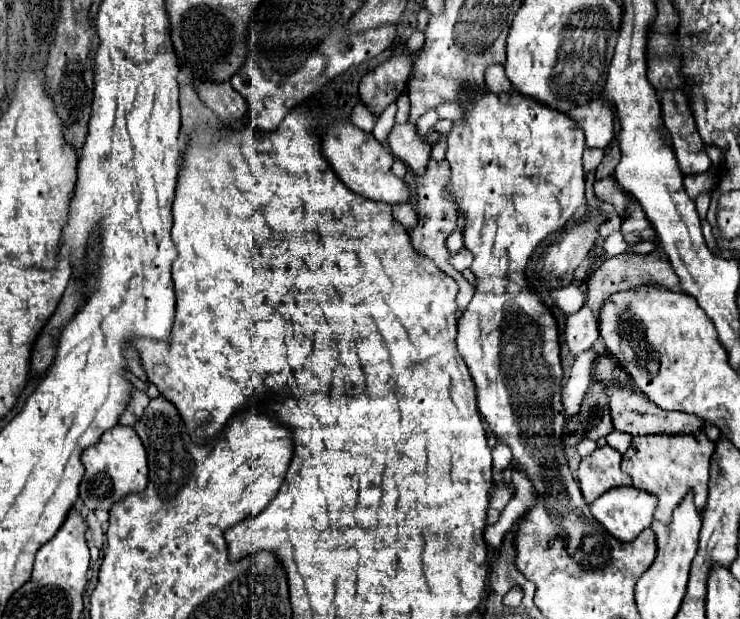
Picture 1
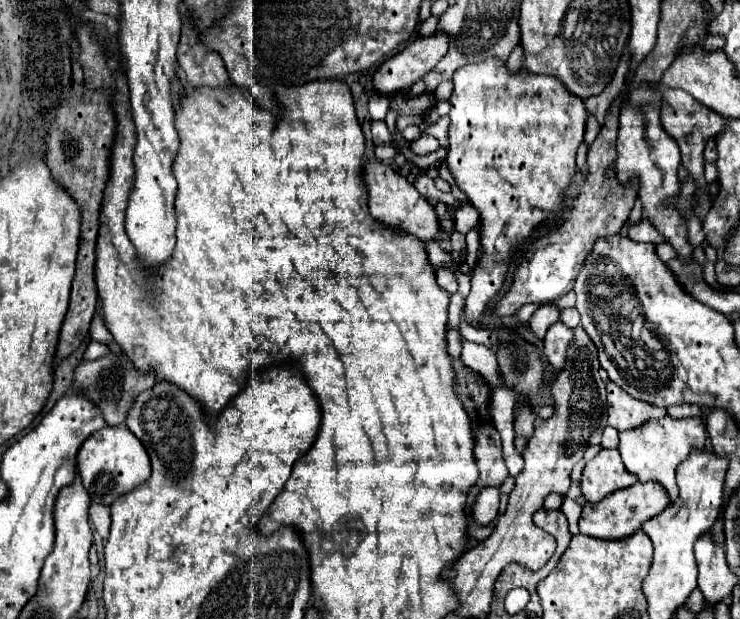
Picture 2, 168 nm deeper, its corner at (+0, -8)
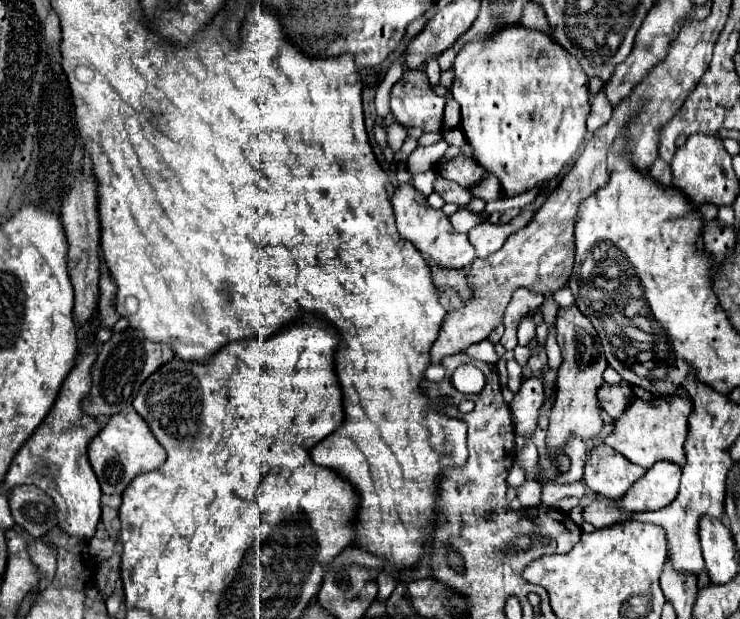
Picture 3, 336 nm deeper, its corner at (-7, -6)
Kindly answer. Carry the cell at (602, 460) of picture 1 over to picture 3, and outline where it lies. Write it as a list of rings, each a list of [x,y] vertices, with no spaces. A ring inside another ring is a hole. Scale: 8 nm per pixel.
[[[598,444],[590,450],[590,458],[586,460],[584,484],[594,494],[618,500],[644,474],[646,468],[628,462],[622,454],[616,454],[610,446]]]

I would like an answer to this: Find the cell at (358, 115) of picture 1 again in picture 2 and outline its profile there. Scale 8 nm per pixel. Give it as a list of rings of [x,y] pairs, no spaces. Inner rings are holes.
[[[373,122],[373,124],[371,124],[371,132],[373,132],[373,144],[375,144],[375,146],[391,142],[391,134],[389,134],[385,122]]]

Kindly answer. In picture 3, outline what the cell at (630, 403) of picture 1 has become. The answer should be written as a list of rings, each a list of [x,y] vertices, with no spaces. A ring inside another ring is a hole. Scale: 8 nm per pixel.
[[[622,382],[622,384],[602,384],[598,388],[598,402],[600,406],[612,416],[612,418],[618,418],[620,414],[624,414],[624,408],[628,406],[630,402],[630,396],[632,396],[632,390],[630,390],[630,384],[628,382]]]

